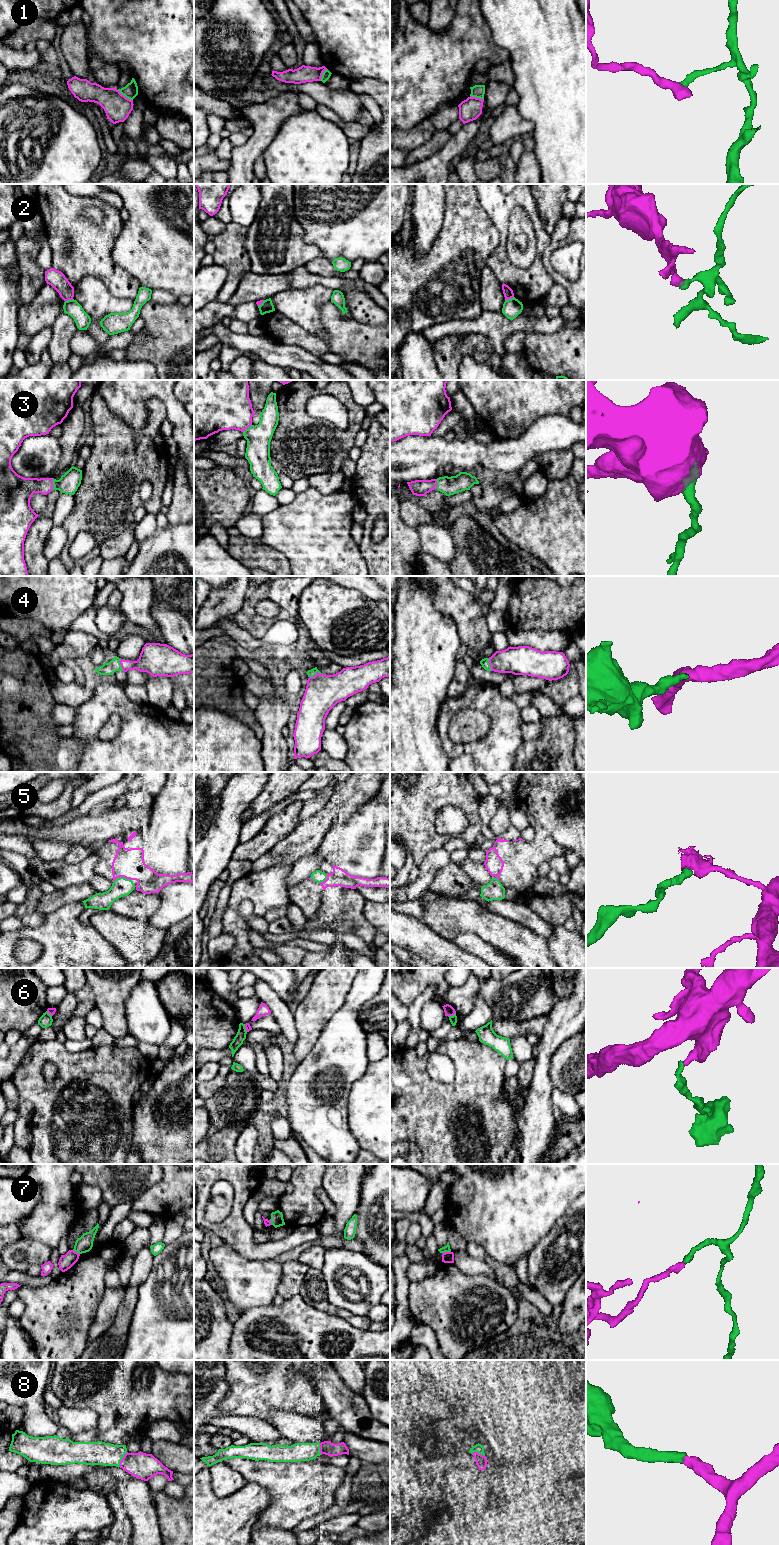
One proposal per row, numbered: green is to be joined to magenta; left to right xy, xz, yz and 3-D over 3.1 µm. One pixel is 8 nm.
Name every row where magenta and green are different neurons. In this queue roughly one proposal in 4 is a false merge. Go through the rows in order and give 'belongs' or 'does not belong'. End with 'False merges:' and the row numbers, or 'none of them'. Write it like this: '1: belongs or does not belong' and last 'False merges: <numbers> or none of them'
1: does not belong
2: does not belong
3: belongs
4: belongs
5: belongs
6: does not belong
7: does not belong
8: belongs
False merges: 1, 2, 6, 7

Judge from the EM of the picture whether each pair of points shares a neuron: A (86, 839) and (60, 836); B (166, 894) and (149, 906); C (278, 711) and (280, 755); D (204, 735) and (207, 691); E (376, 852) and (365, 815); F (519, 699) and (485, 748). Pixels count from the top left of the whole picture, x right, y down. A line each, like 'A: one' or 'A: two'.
A: one
B: two
C: one
D: two
E: one
F: two

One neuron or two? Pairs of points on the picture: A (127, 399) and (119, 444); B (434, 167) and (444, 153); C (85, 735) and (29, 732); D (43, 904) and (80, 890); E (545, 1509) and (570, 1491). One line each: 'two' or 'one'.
A: two
B: one
C: two
D: one
E: one

